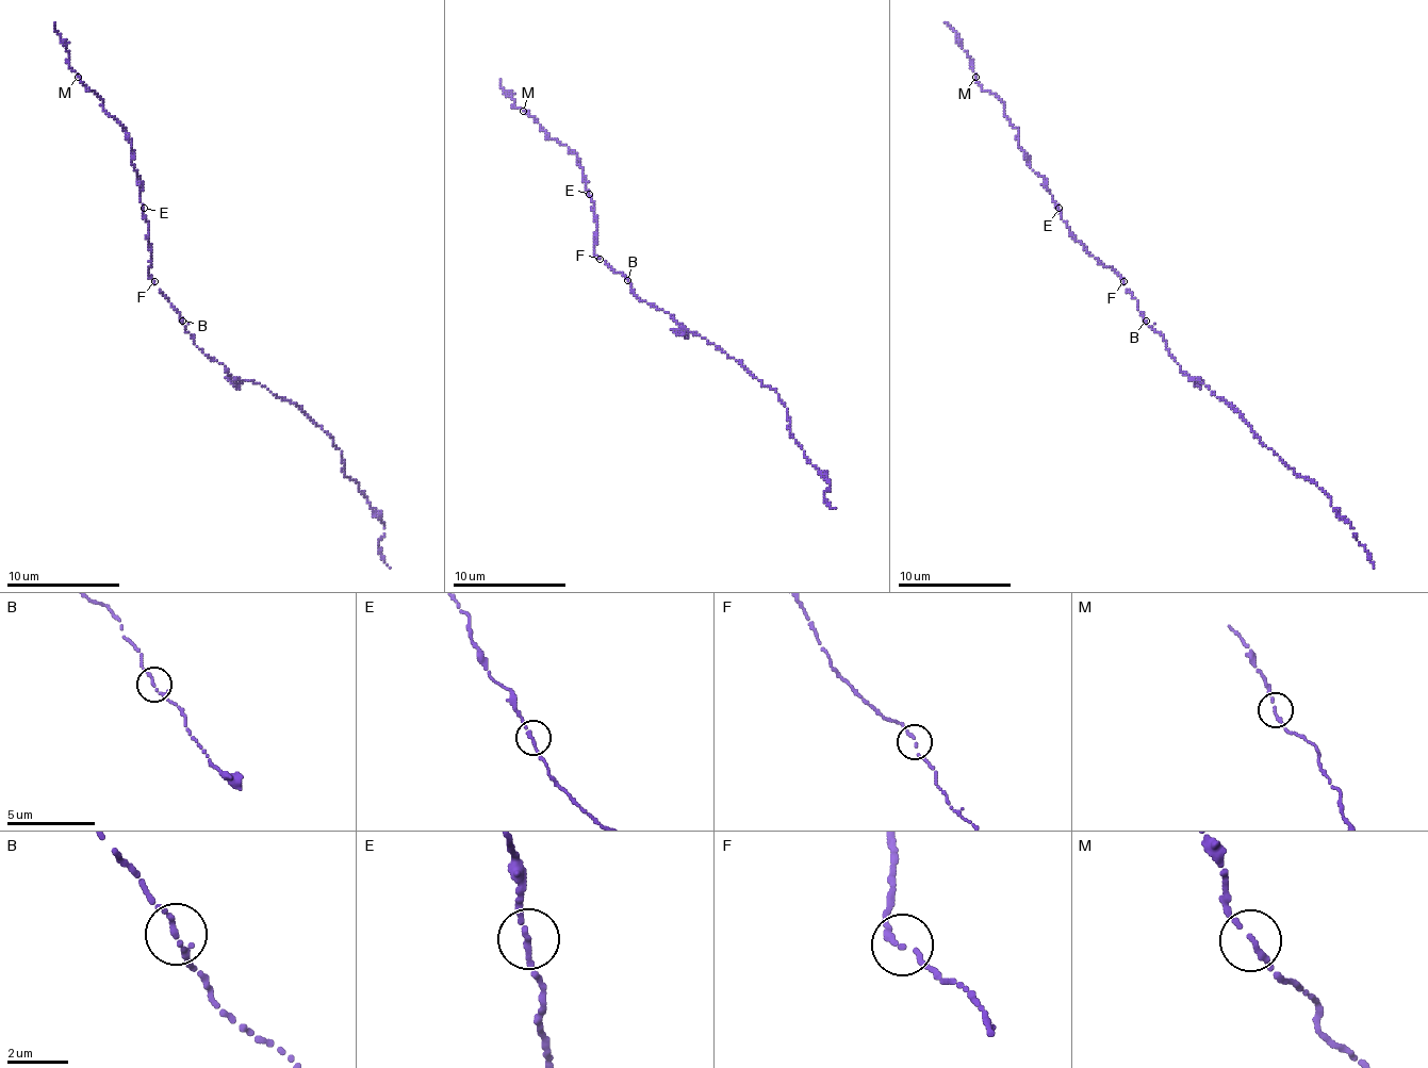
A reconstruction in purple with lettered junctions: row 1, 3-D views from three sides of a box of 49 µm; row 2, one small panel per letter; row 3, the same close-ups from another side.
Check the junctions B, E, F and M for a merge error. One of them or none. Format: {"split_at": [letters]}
{"split_at": []}

